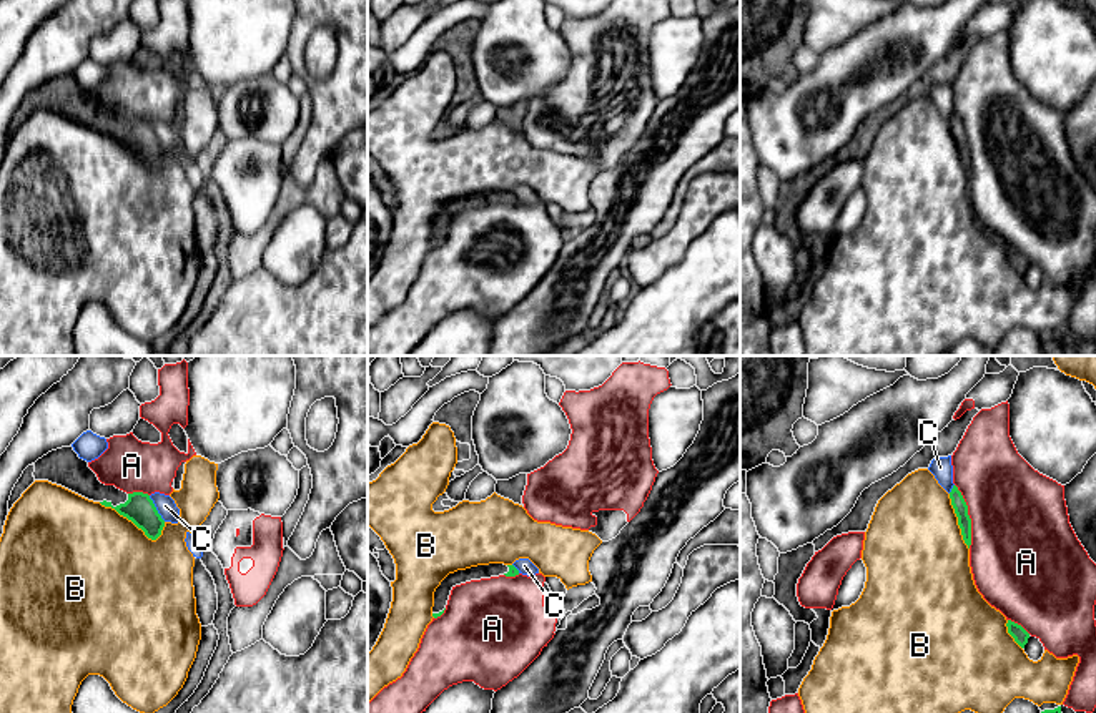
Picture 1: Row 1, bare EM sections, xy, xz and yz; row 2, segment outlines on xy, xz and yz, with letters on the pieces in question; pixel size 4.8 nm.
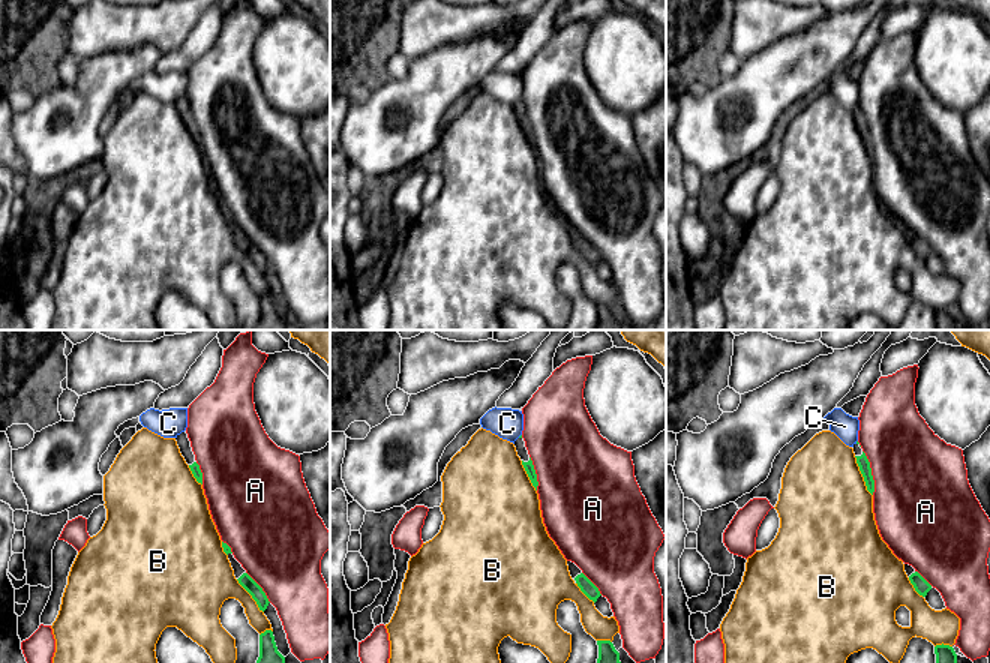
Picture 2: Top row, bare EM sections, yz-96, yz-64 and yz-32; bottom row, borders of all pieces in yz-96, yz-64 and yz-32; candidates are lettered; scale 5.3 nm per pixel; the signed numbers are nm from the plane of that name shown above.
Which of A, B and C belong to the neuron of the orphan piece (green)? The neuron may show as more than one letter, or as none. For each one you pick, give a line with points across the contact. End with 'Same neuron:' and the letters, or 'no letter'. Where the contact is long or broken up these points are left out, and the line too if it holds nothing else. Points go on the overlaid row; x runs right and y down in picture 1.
Same neuron: no letter

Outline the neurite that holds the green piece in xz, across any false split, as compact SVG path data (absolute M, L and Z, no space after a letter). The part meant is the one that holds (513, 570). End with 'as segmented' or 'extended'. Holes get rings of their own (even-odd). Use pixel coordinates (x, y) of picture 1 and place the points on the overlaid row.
M489 563L489 565L477 565L477 567L449 573L434 592L432 617L437 618L444 613L451 590L456 585L466 583L471 580L499 577L499 575L516 577L519 575L519 570L514 565Z; extended

